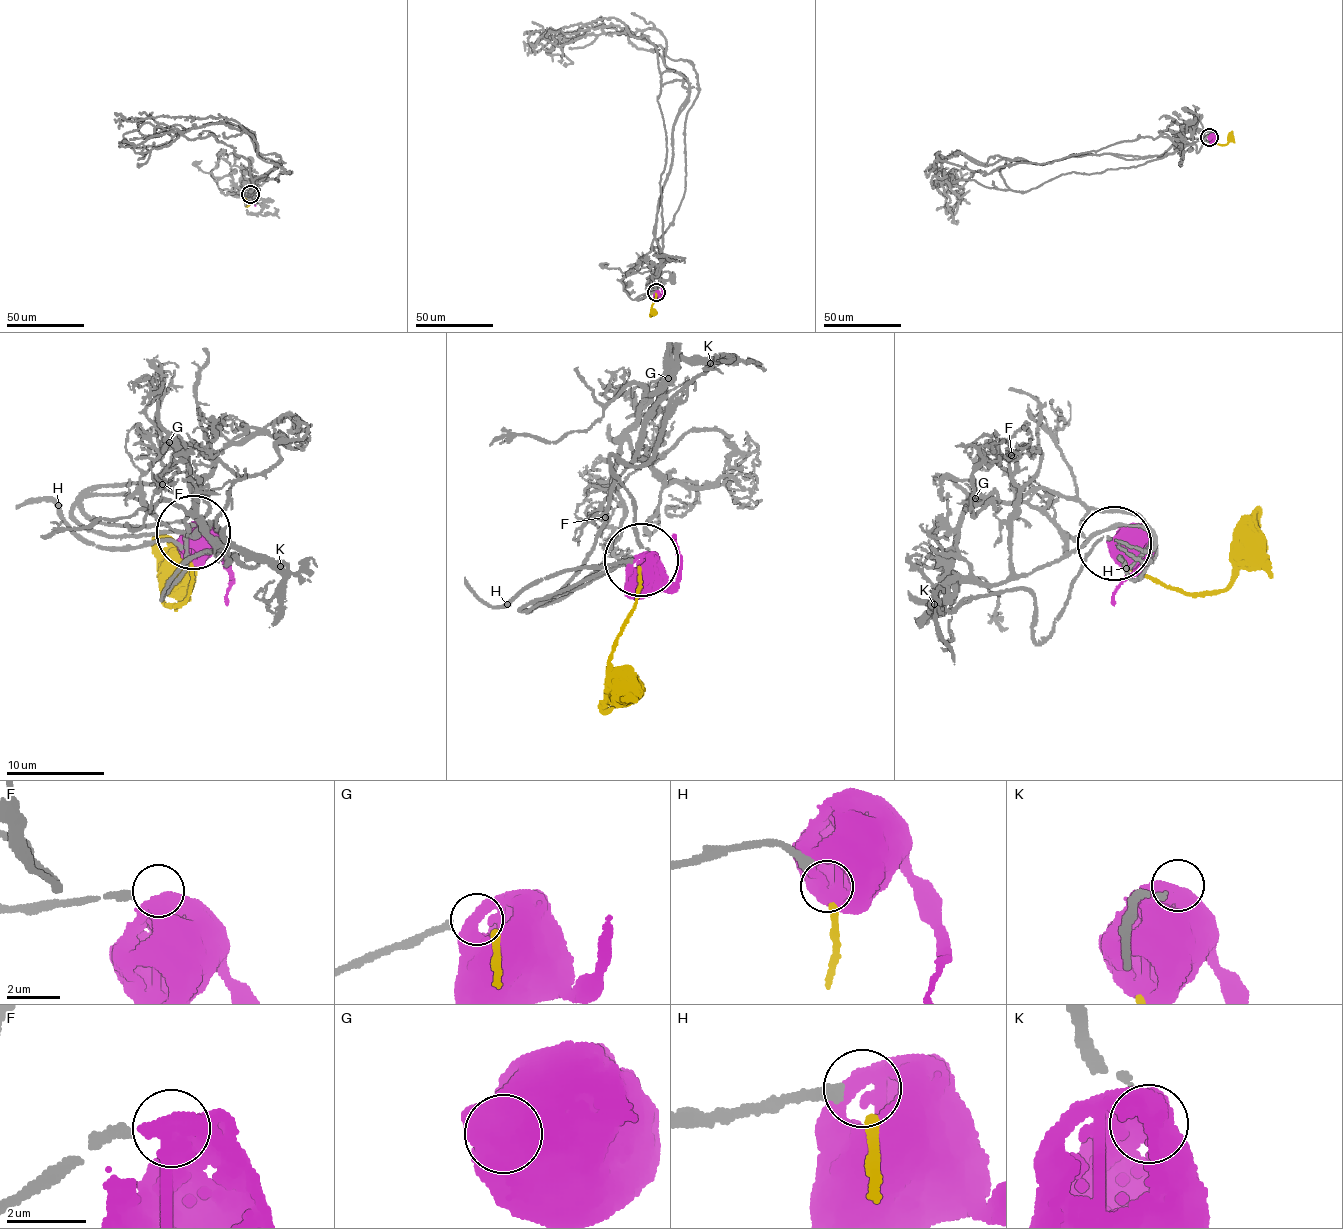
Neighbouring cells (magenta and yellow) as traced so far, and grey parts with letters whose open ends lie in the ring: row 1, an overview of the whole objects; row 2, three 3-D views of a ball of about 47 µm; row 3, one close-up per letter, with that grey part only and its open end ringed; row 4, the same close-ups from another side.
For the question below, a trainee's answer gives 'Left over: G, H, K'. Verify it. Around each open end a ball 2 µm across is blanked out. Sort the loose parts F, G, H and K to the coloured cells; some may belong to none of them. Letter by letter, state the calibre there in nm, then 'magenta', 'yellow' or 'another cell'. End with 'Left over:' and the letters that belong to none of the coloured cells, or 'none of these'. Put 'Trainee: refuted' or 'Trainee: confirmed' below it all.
F: 280 nm | another cell
G: 240 nm | magenta
H: 320 nm | another cell
K: 130 nm | another cell
Left over: F, H, K
Trainee: refuted

